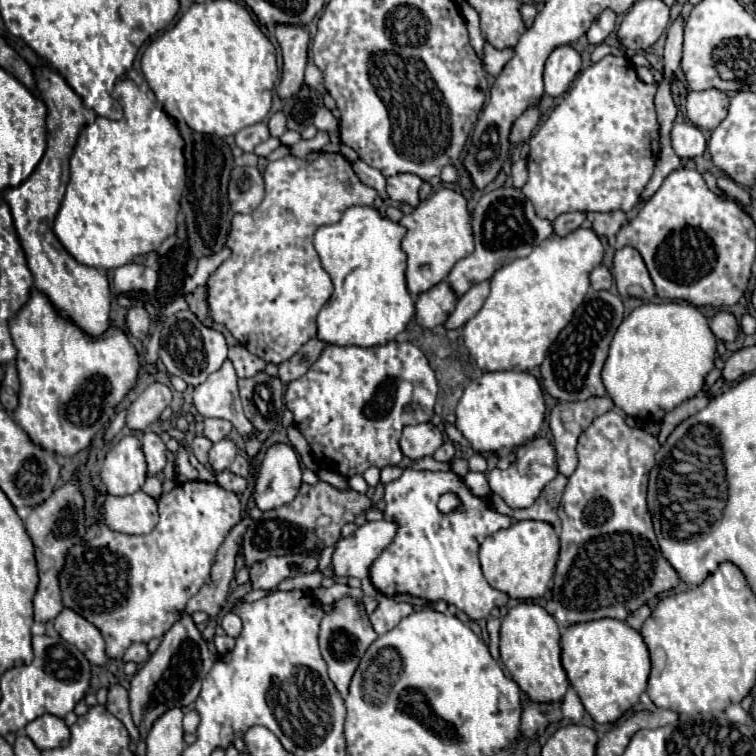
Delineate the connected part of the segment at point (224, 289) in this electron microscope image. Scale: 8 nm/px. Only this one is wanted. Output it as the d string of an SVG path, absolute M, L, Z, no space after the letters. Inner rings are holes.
M310 152L306 158L296 158L296 156L284 156L282 160L276 160L276 162L270 162L266 166L266 172L264 172L264 188L266 188L266 196L262 200L262 204L250 212L250 214L234 214L232 218L232 228L230 228L230 236L226 240L226 248L232 250L230 258L224 260L218 270L214 274L210 274L208 282L206 282L206 290L208 290L208 308L210 308L210 318L218 324L224 324L230 334L246 348L250 350L252 354L256 354L258 358L262 358L264 362L272 362L272 364L282 364L286 362L290 356L294 356L312 336L316 336L316 314L320 312L320 308L330 300L330 292L334 292L334 286L332 286L332 280L328 276L328 272L322 268L320 264L320 258L314 250L314 244L312 244L312 236L316 232L318 226L324 226L324 224L334 224L342 218L342 212L350 206L356 206L356 204L366 204L370 206L374 202L374 198L378 196L378 192L374 188L368 188L364 186L358 176L354 174L352 170L352 164L340 156L340 154L328 154L328 152Z

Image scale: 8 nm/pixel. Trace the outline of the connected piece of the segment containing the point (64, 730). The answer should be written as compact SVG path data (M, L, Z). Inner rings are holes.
M50 714L40 716L38 720L32 720L30 724L26 724L24 732L26 736L30 736L30 740L34 740L34 744L40 750L62 748L70 744L70 728L58 716L50 716Z

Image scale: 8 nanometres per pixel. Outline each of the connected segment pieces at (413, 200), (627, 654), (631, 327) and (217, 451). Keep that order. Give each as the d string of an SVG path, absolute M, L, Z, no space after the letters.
M396 174L386 178L386 192L392 200L410 204L410 206L418 206L418 190L422 186L422 178L418 178L416 174Z
M600 618L572 624L562 634L560 646L562 666L568 674L570 686L576 690L586 712L596 722L616 722L638 702L640 694L646 690L650 674L649 652L640 632L630 628L626 622Z
M650 302L632 310L618 326L602 370L602 380L608 396L620 410L634 418L650 418L658 422L666 412L674 410L684 400L694 398L702 390L704 376L714 368L714 358L716 336L710 332L706 316L696 306L682 306L678 302Z
M226 438L226 440L220 440L212 446L210 450L210 468L214 472L224 472L236 458L236 444Z

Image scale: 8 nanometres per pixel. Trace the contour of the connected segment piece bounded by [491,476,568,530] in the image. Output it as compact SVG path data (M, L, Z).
M564 476L554 478L540 494L540 498L530 506L524 509L511 509L496 494L491 496L491 502L494 508L502 514L506 514L515 520L540 520L552 524L556 530L560 528L560 518L558 518L558 506L562 500L562 492L566 488L568 480Z

